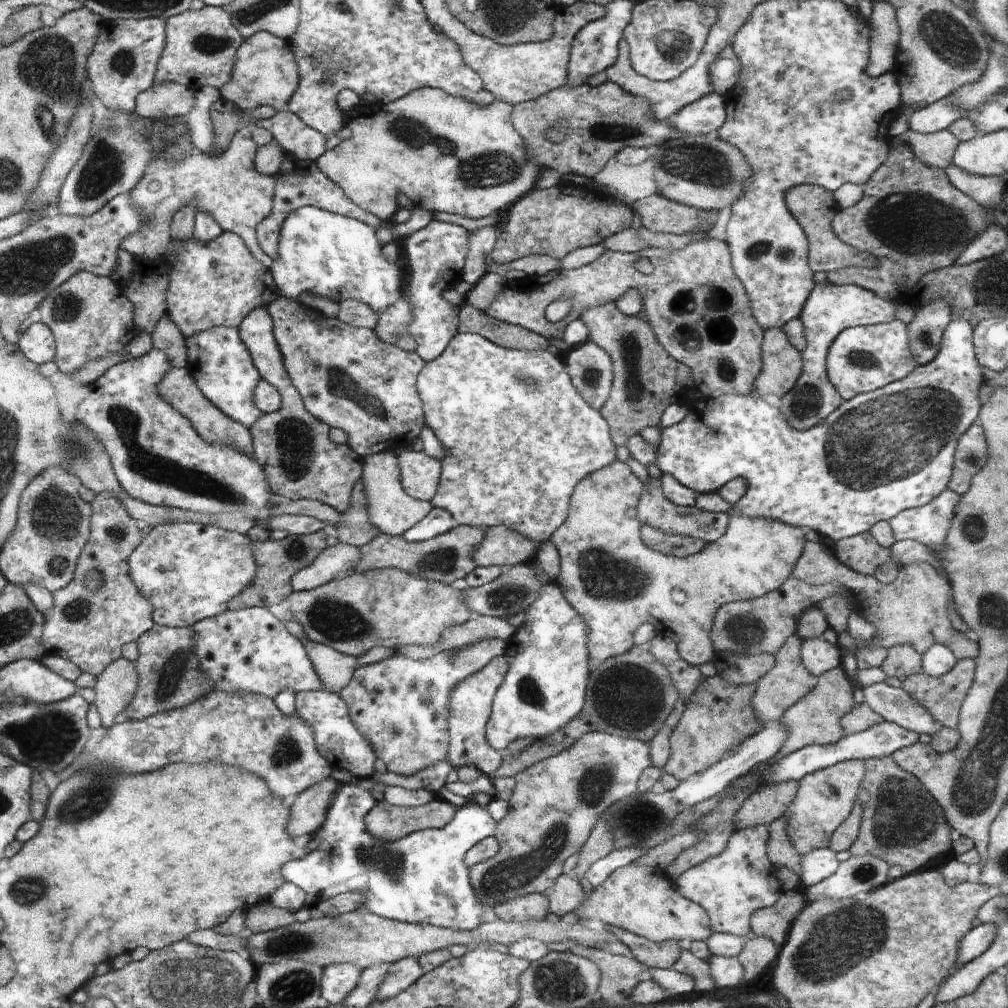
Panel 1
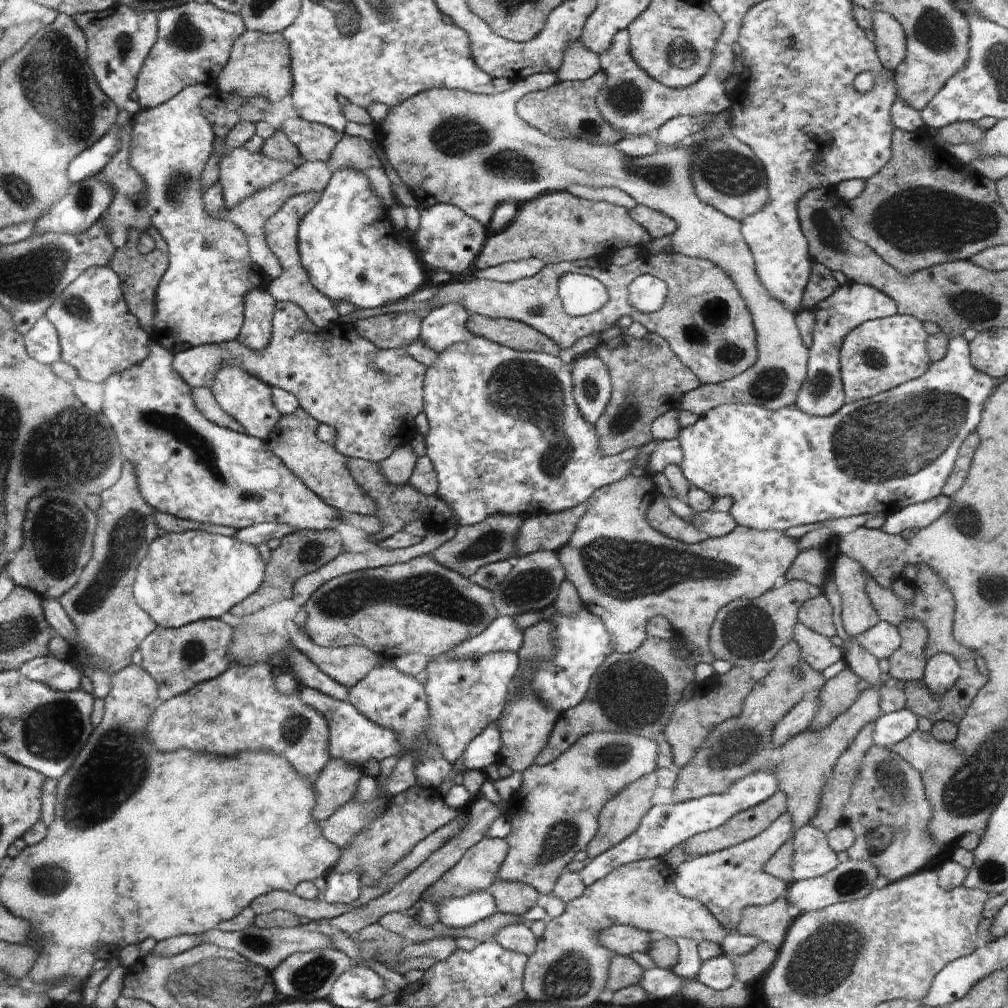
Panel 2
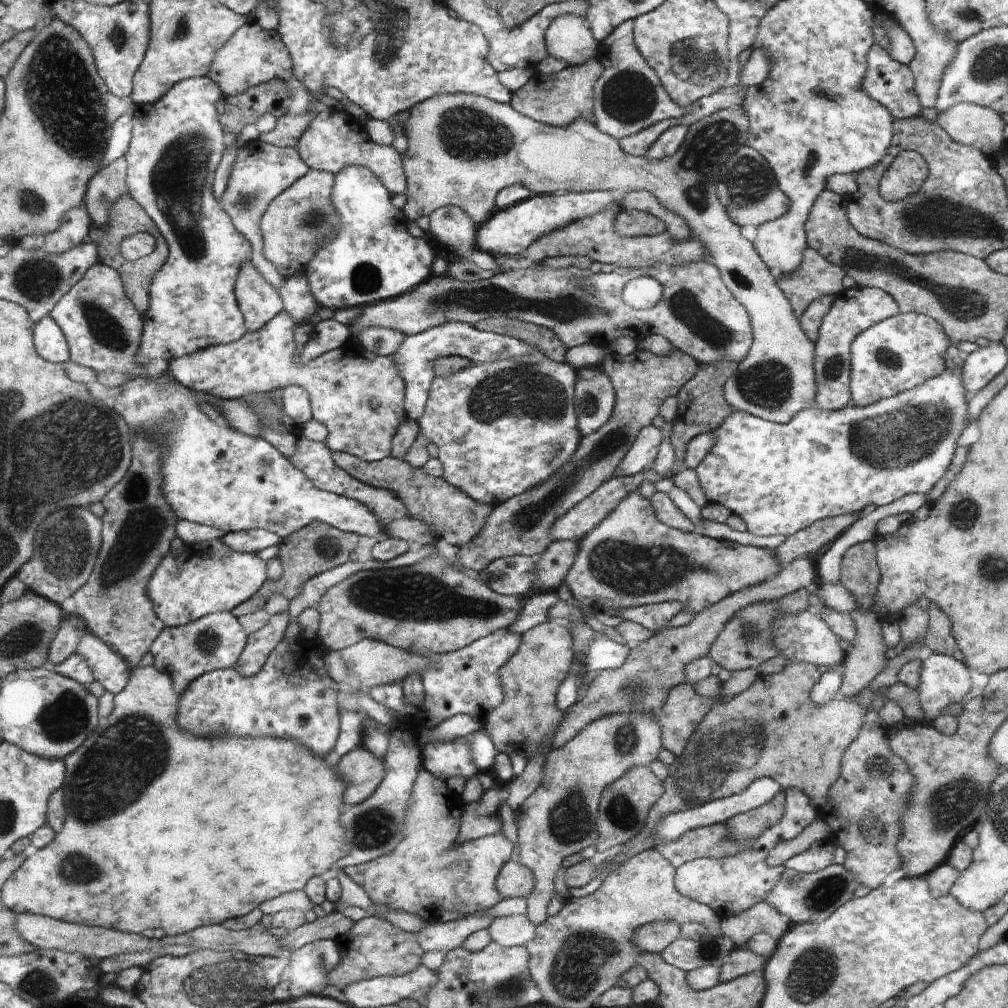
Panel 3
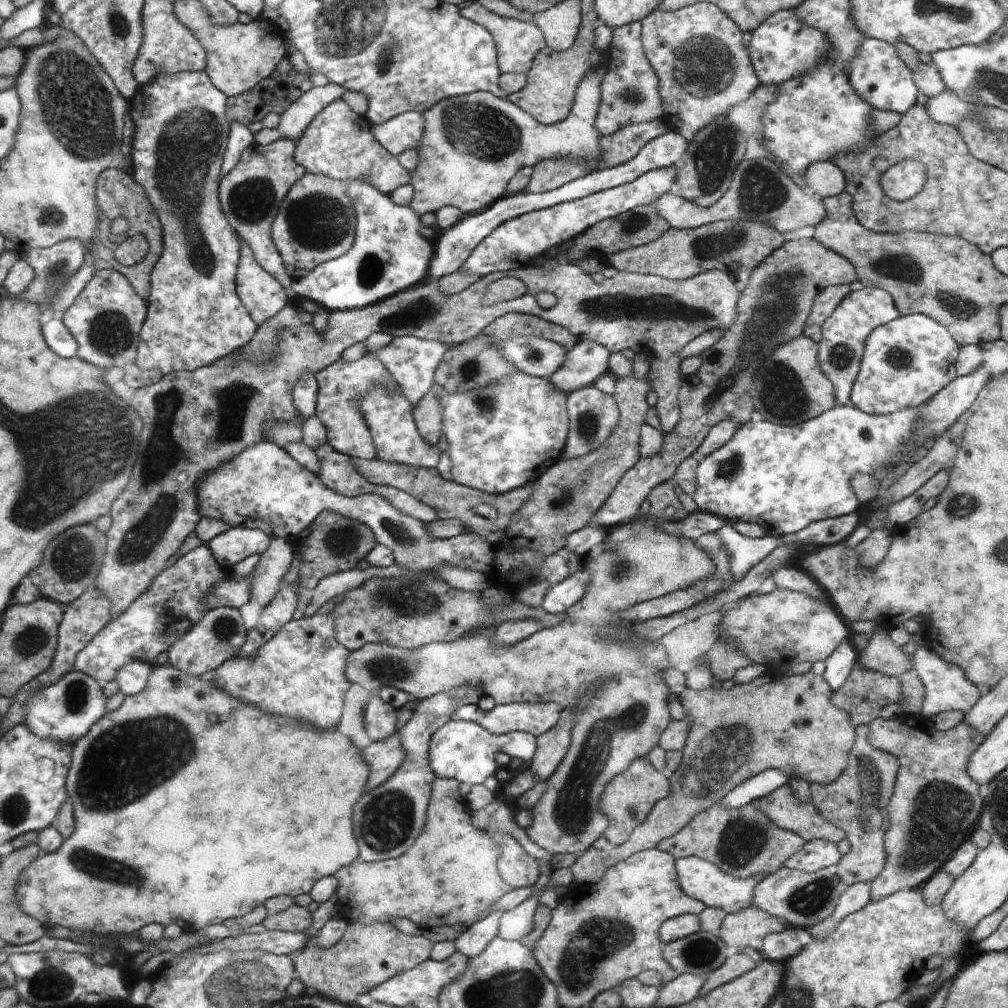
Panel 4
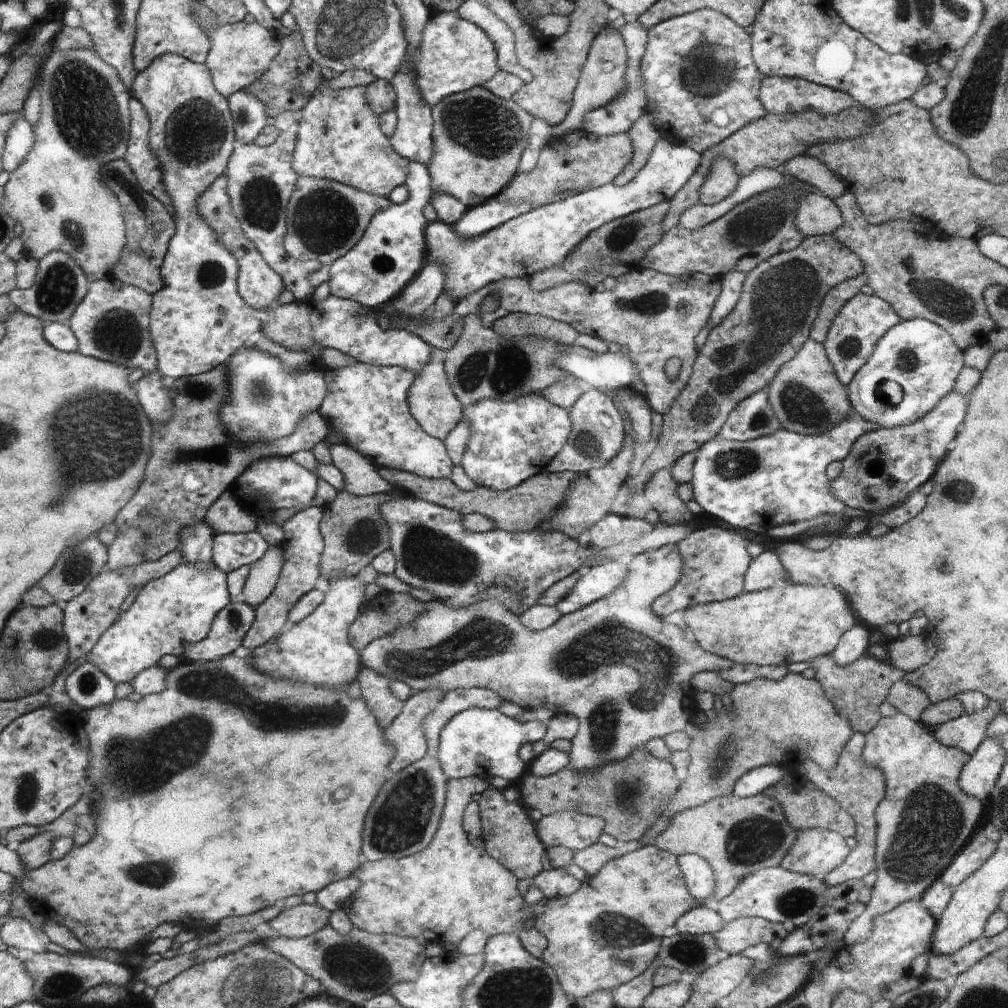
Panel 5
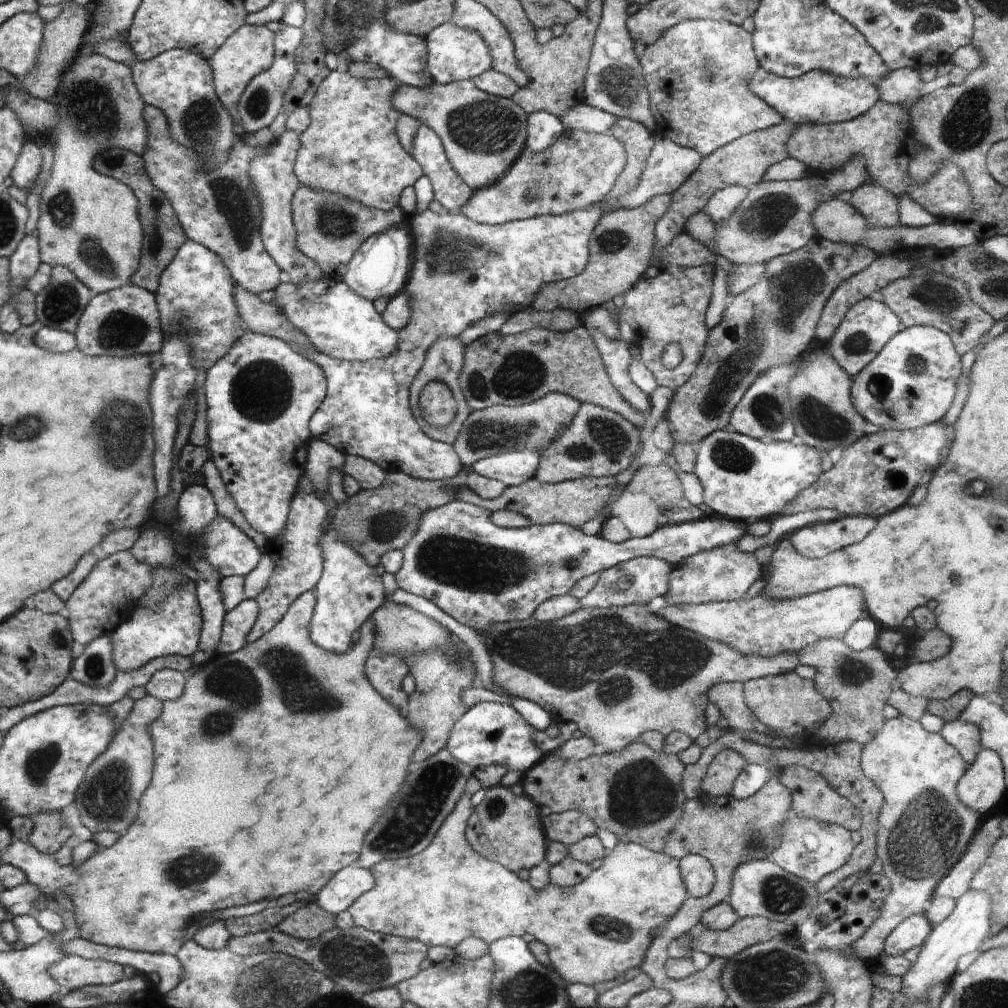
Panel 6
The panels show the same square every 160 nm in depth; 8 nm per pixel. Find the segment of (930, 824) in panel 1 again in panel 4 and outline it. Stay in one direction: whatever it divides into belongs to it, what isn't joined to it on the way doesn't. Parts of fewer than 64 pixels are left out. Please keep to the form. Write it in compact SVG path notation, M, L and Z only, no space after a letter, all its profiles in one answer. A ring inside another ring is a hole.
M869 724L855 728L856 740L848 758L848 768L830 784L809 784L811 804L833 826L839 827L850 843L850 852L835 865L836 874L846 888L860 882L872 882L886 864L884 836L888 830L888 804L892 797L900 764L894 754L876 750L868 742Z

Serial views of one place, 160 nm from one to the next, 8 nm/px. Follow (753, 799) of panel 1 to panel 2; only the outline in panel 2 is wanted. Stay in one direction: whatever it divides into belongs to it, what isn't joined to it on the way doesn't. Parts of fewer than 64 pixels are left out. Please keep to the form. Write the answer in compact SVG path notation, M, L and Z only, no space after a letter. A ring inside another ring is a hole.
M778 790L773 796L770 796L770 798L759 803L757 806L738 812L737 816L726 820L722 826L688 838L688 840L682 842L684 852L686 852L688 856L698 857L700 855L716 853L717 851L728 849L730 846L748 841L750 838L763 833L764 830L768 829L768 826L772 825L772 822L775 822L778 818L787 813L787 801L786 792Z

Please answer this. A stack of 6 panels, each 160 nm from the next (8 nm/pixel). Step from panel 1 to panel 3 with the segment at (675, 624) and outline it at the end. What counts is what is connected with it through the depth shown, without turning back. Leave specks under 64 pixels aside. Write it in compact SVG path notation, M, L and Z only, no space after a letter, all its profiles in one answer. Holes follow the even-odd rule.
M639 490L624 498L604 522L578 542L579 552L565 578L565 584L578 602L583 601L595 612L601 612L606 607L624 610L640 605L680 602L682 610L698 614L748 586L766 582L782 570L782 566L776 561L776 554L768 548L714 540L697 532L688 533L665 526L655 515L654 504L650 499L643 498Z

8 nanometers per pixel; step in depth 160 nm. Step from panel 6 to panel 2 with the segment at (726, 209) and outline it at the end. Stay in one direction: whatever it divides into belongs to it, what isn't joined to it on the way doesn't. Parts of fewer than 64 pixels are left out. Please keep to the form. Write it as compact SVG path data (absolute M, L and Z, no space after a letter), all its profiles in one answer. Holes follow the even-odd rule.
M538 73L528 77L524 81L514 83L510 90L484 95L472 93L460 89L429 89L415 97L400 102L399 106L388 108L388 144L394 150L394 156L398 156L400 164L400 179L412 188L420 198L435 198L438 203L444 203L460 208L464 214L470 215L472 219L488 226L501 209L504 202L516 202L524 204L534 198L548 192L568 191L566 188L572 184L580 186L614 186L630 197L636 198L636 203L651 207L653 210L666 214L675 220L679 227L670 238L670 245L674 252L682 256L708 258L720 266L732 280L736 282L736 288L744 296L744 302L751 308L752 319L755 320L755 330L758 335L759 358L751 369L726 380L720 384L701 385L699 389L685 393L684 398L677 402L677 406L663 416L658 416L650 424L653 439L674 440L682 429L678 424L678 408L692 412L702 417L708 410L713 410L721 405L728 404L760 404L768 410L780 410L794 406L796 394L806 380L806 366L809 358L809 348L804 346L798 326L796 326L796 312L788 310L780 300L770 296L770 292L762 286L760 278L756 276L756 262L752 258L752 250L747 242L744 242L740 223L729 218L722 212L712 208L698 198L698 190L692 186L692 162L696 156L696 148L700 148L702 142L716 140L724 132L730 132L732 116L726 111L720 115L714 115L714 120L700 132L692 134L682 142L678 148L668 150L664 154L652 154L644 158L632 158L618 152L614 146L604 144L592 144L580 138L558 139L542 134L537 128L520 119L517 113L518 103L530 92L546 90L546 88L558 82L557 74Z

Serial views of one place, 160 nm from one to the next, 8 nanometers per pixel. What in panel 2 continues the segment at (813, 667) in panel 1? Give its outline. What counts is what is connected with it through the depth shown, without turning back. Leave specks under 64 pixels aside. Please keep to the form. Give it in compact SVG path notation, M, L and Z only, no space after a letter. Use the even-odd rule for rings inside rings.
M797 622L793 641L796 642L804 661L817 672L822 673L826 668L844 659L844 650L837 648L827 637L814 633L814 630Z

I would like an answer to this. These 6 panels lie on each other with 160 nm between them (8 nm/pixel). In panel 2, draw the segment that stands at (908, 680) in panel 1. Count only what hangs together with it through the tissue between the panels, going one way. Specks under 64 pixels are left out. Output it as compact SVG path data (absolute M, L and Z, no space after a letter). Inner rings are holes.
M984 674L958 678L940 696L932 694L922 679L919 682L908 682L904 684L906 708L918 718L926 717L933 722L948 721L957 726L964 718L966 708L986 682L986 676L982 675Z

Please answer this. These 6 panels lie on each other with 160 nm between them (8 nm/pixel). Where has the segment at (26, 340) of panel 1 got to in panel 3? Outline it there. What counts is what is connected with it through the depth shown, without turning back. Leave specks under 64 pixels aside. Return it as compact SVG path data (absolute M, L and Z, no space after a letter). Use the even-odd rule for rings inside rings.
M49 316L35 324L33 342L37 353L49 362L64 364L71 360L69 347L59 325Z

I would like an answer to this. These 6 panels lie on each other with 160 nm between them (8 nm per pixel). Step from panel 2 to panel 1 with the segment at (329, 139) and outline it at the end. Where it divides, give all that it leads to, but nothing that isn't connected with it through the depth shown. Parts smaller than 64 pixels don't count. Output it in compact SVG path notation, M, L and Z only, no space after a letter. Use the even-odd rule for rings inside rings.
M278 111L275 116L254 123L271 132L273 141L286 153L308 162L318 162L326 152L326 139L320 131L309 127L307 123L292 111Z

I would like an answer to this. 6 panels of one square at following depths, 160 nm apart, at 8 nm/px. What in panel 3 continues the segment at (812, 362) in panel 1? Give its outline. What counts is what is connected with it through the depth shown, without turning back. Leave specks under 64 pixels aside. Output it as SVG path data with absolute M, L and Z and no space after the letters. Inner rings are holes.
M855 285L848 290L843 289L839 295L834 296L832 309L824 316L815 343L813 368L817 385L815 405L818 409L839 410L849 405L852 342L858 334L898 314L899 307L892 296L875 287Z

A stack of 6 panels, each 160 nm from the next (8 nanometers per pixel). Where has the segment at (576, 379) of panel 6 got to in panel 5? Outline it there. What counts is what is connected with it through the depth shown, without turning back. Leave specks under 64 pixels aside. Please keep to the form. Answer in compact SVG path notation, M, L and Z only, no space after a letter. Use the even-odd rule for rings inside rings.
M472 315L464 322L459 341L446 352L444 372L450 382L452 394L463 408L478 400L502 400L512 402L524 394L542 393L552 382L567 376L548 362L548 358L566 345L554 344L540 338L509 337L484 328L478 316Z

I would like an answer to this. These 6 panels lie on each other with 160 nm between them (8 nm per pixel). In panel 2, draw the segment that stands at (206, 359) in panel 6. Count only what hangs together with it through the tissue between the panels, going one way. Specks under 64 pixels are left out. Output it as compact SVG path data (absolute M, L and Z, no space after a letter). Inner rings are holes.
M195 83L193 85L188 85L187 89L182 90L179 94L176 94L171 100L160 104L159 106L153 108L141 109L139 113L131 116L132 122L132 166L140 172L140 176L144 178L144 184L146 184L146 192L148 192L148 204L147 210L150 214L150 221L154 224L157 232L164 238L166 242L166 252L168 254L169 266L166 273L162 276L160 284L156 292L156 326L151 332L151 336L164 348L170 350L172 354L178 352L210 344L222 344L238 338L240 333L240 328L243 326L243 316L244 316L244 300L246 300L246 294L250 290L267 290L268 284L266 284L266 276L264 272L252 261L249 256L248 244L246 244L246 236L244 232L240 230L240 227L232 222L222 219L216 220L212 218L206 208L204 208L204 186L202 186L202 172L204 172L204 166L209 162L209 159L213 156L212 148L216 146L216 134L214 128L208 119L203 114L202 103L204 100L215 94L217 92L216 88L210 84L206 86L204 83Z

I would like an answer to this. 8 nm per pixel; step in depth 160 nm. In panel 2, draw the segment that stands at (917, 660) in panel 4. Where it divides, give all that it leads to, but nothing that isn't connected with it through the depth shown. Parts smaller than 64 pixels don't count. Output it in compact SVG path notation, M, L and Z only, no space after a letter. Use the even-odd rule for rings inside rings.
M939 653L927 658L922 680L932 694L940 696L960 678L960 670L959 663L950 654Z

